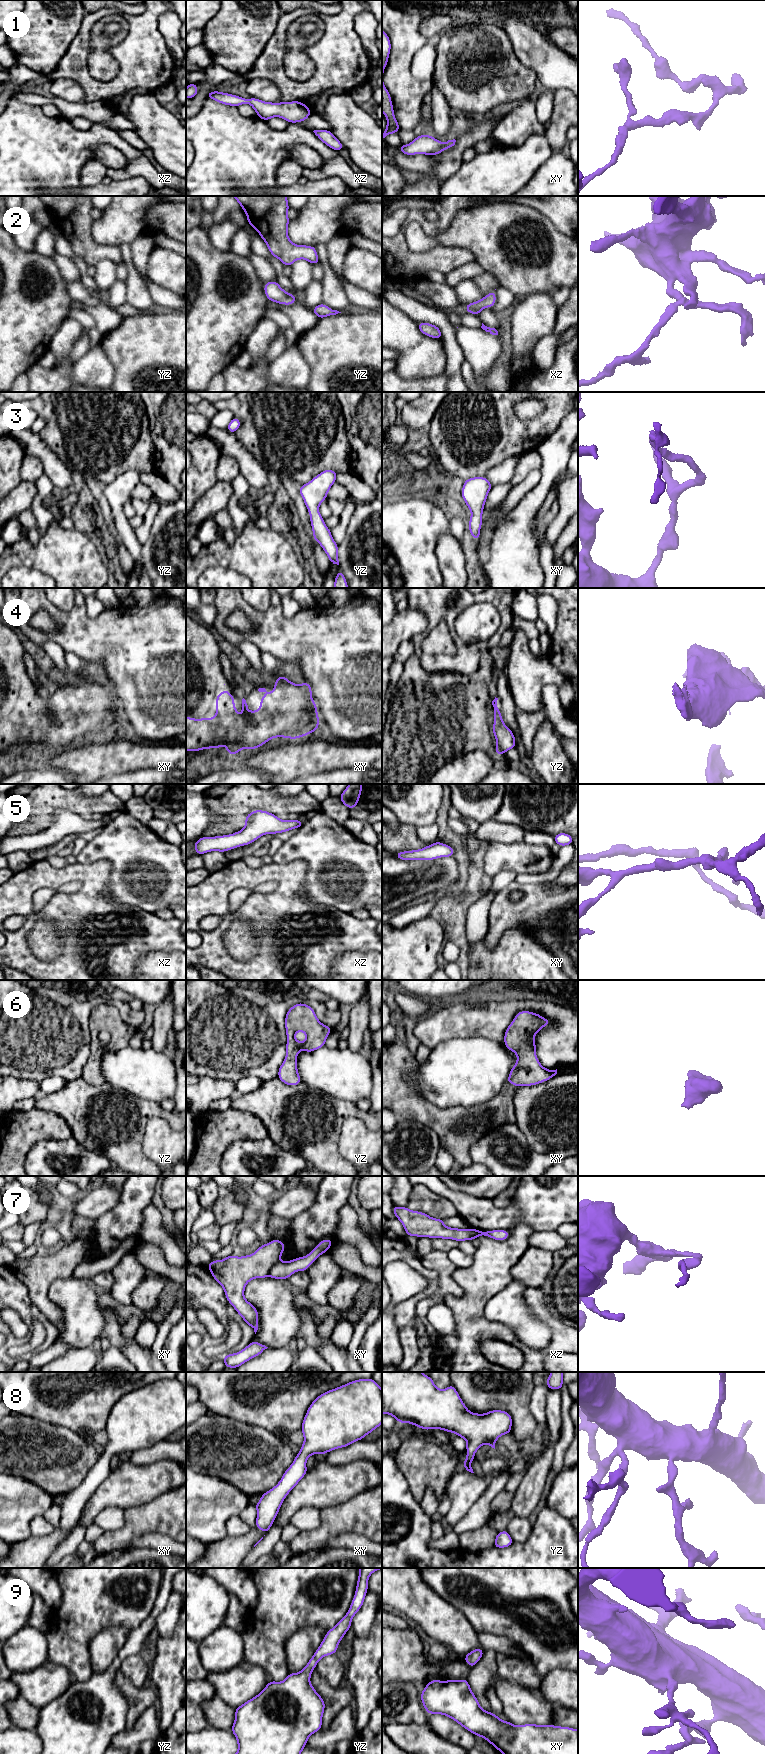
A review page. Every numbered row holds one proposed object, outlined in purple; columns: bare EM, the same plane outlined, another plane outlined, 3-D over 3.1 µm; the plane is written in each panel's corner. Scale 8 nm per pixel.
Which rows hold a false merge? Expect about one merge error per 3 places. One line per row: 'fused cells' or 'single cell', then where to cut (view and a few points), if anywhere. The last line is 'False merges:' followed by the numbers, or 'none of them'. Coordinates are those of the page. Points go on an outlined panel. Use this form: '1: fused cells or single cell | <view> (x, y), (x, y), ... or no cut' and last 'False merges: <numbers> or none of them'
1: single cell | no cut
2: single cell | no cut
3: single cell | no cut
4: single cell | no cut
5: single cell | no cut
6: single cell | no cut
7: fused cells | xy (279, 1260), (270, 1268), (268, 1275)
8: single cell | no cut
9: single cell | no cut
False merges: 7

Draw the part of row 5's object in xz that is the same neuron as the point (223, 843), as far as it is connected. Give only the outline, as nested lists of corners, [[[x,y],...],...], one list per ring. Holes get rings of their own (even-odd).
[[[254,810],[245,817],[245,826],[241,831],[229,835],[201,837],[195,844],[195,852],[203,855],[210,851],[225,852],[240,846],[253,843],[268,833],[274,835],[291,829],[299,829],[304,822],[301,820],[281,820],[276,815],[264,811]]]

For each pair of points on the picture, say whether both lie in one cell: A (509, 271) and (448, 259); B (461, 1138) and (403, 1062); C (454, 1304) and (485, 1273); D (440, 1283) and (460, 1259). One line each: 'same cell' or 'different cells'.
A: different cells
B: same cell
C: same cell
D: different cells

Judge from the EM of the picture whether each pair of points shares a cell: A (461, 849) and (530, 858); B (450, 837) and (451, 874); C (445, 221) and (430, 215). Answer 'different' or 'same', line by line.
A: different
B: different
C: different

